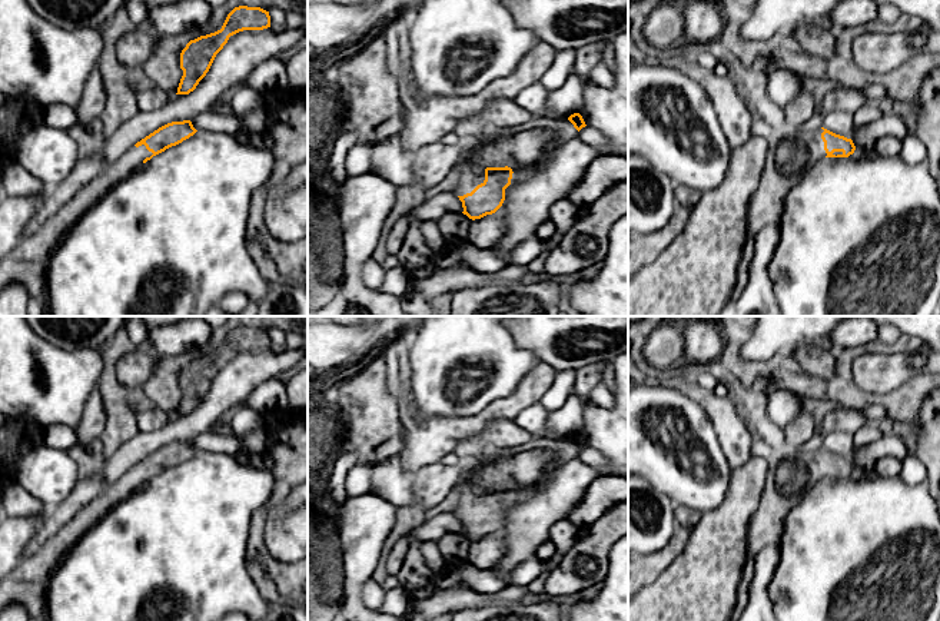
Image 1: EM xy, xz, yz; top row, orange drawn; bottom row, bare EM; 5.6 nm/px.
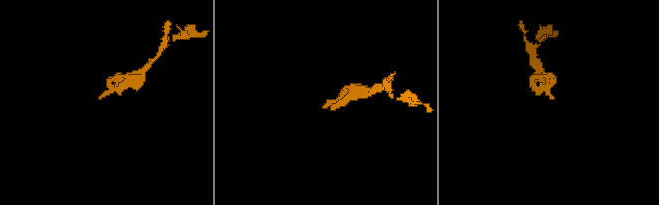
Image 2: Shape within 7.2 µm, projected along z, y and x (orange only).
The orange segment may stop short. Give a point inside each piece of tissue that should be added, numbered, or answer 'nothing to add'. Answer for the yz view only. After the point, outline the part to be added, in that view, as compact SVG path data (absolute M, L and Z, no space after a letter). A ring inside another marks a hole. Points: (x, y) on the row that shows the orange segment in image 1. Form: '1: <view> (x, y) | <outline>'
1: yz (813, 143) | M818 129L803 139L803 147L810 156L810 165L817 163L820 159L827 156L824 142L821 139L823 132L823 129Z

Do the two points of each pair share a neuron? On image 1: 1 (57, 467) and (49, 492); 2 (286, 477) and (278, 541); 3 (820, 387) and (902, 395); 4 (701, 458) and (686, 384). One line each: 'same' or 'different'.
1: same
2: different
3: same
4: different

